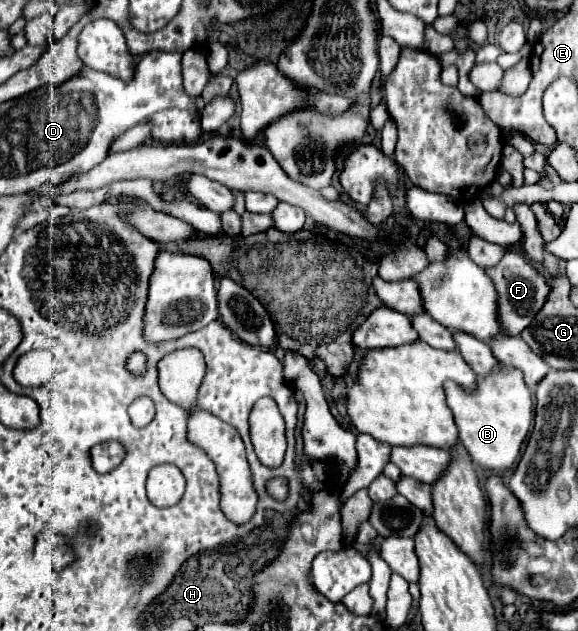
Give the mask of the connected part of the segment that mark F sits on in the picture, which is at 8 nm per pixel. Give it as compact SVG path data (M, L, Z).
M506 253L502 263L486 273L490 275L490 279L494 279L494 285L498 287L498 307L502 307L502 323L506 323L506 331L510 331L510 335L522 333L548 299L550 285L544 273L532 263L528 263L524 255L518 253Z

